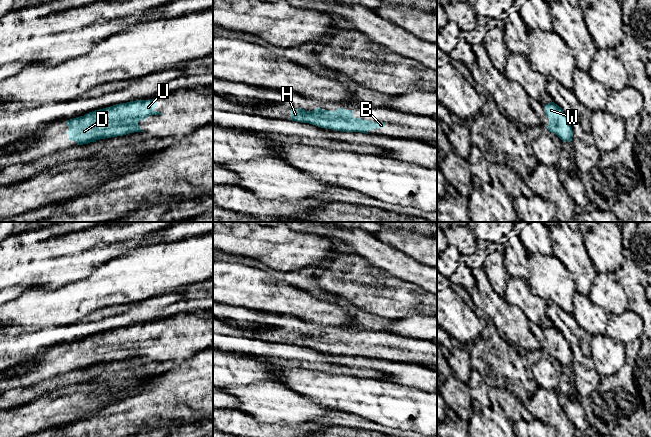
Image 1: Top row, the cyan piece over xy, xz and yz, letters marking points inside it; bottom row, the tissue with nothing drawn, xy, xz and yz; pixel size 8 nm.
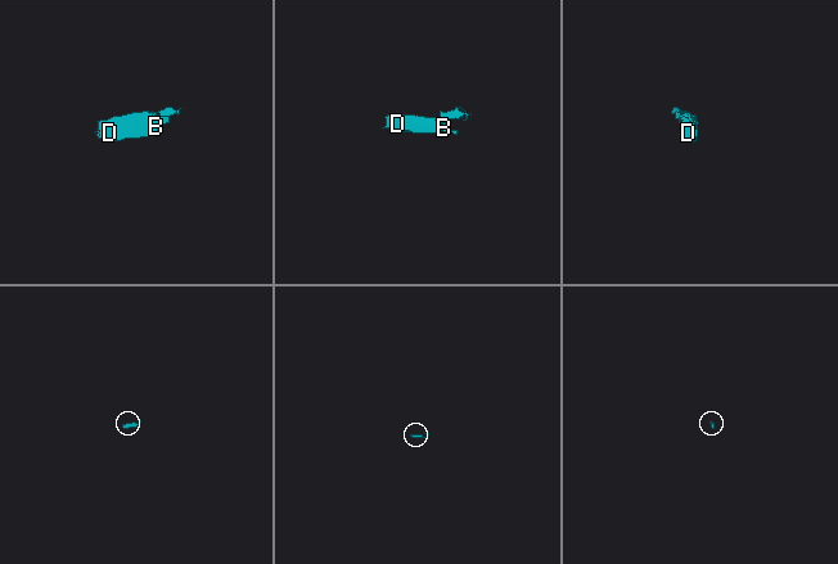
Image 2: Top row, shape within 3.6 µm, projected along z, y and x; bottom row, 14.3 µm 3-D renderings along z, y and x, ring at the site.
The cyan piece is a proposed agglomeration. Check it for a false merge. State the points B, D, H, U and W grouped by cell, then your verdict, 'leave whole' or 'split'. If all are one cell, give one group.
B D H U W | leave whole

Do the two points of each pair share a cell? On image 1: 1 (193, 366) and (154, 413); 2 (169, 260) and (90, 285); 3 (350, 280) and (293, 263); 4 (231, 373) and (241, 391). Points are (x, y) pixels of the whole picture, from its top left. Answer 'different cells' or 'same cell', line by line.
1: same cell
2: same cell
3: different cells
4: different cells

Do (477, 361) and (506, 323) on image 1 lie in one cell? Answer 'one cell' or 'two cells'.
two cells

